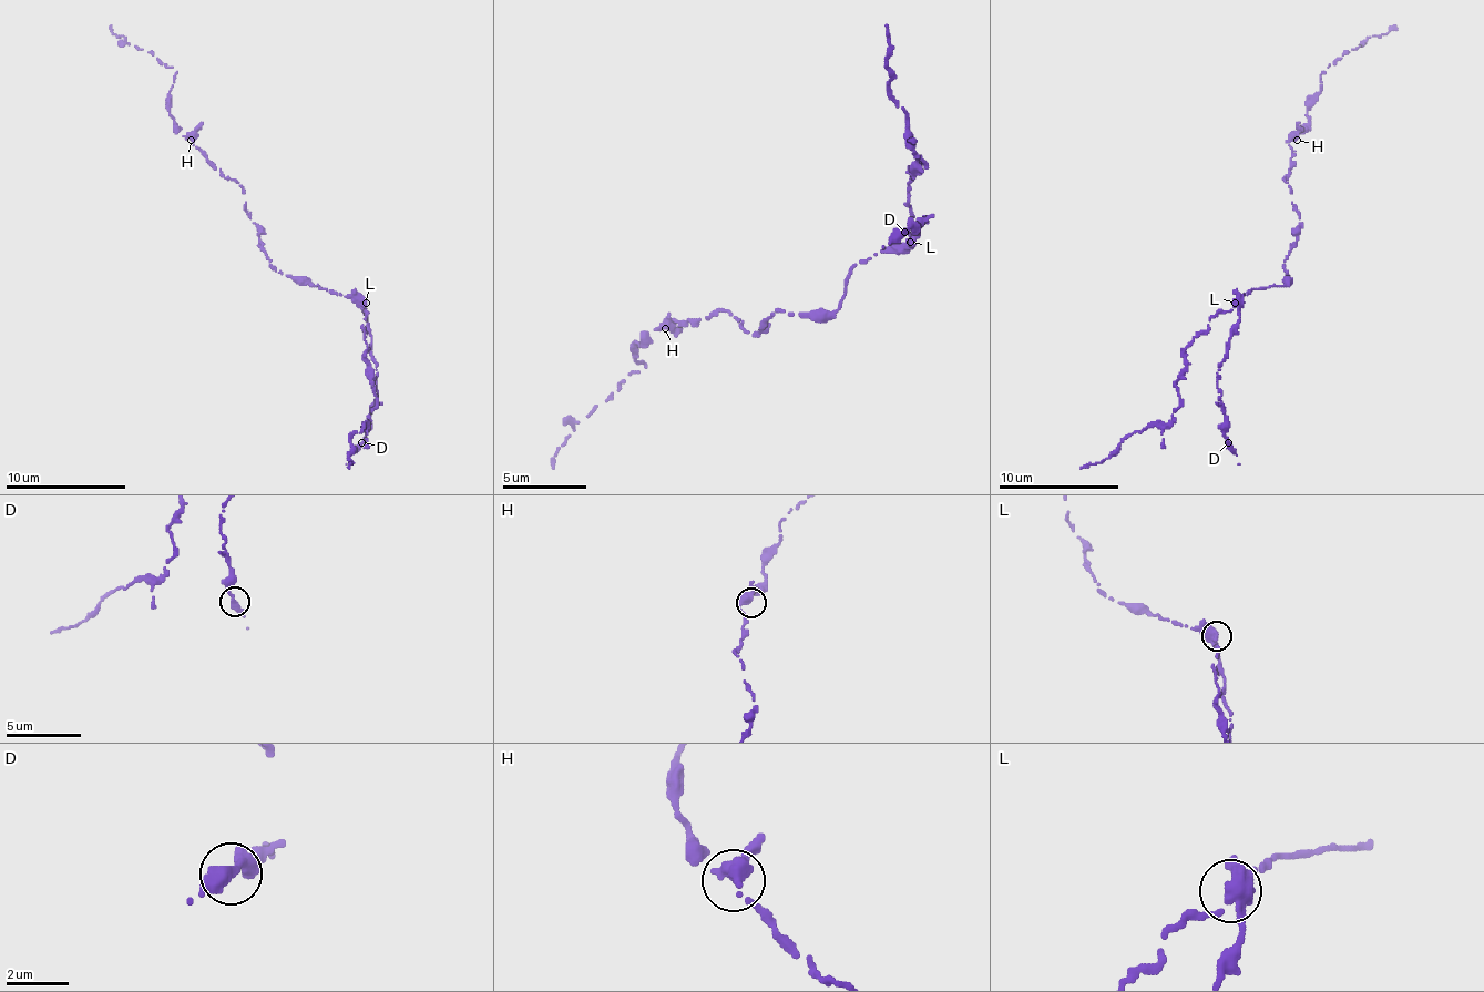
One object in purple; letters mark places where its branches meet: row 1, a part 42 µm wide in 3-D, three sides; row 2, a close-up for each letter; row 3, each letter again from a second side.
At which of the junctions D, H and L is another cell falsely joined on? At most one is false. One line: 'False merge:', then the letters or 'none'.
False merge: L

